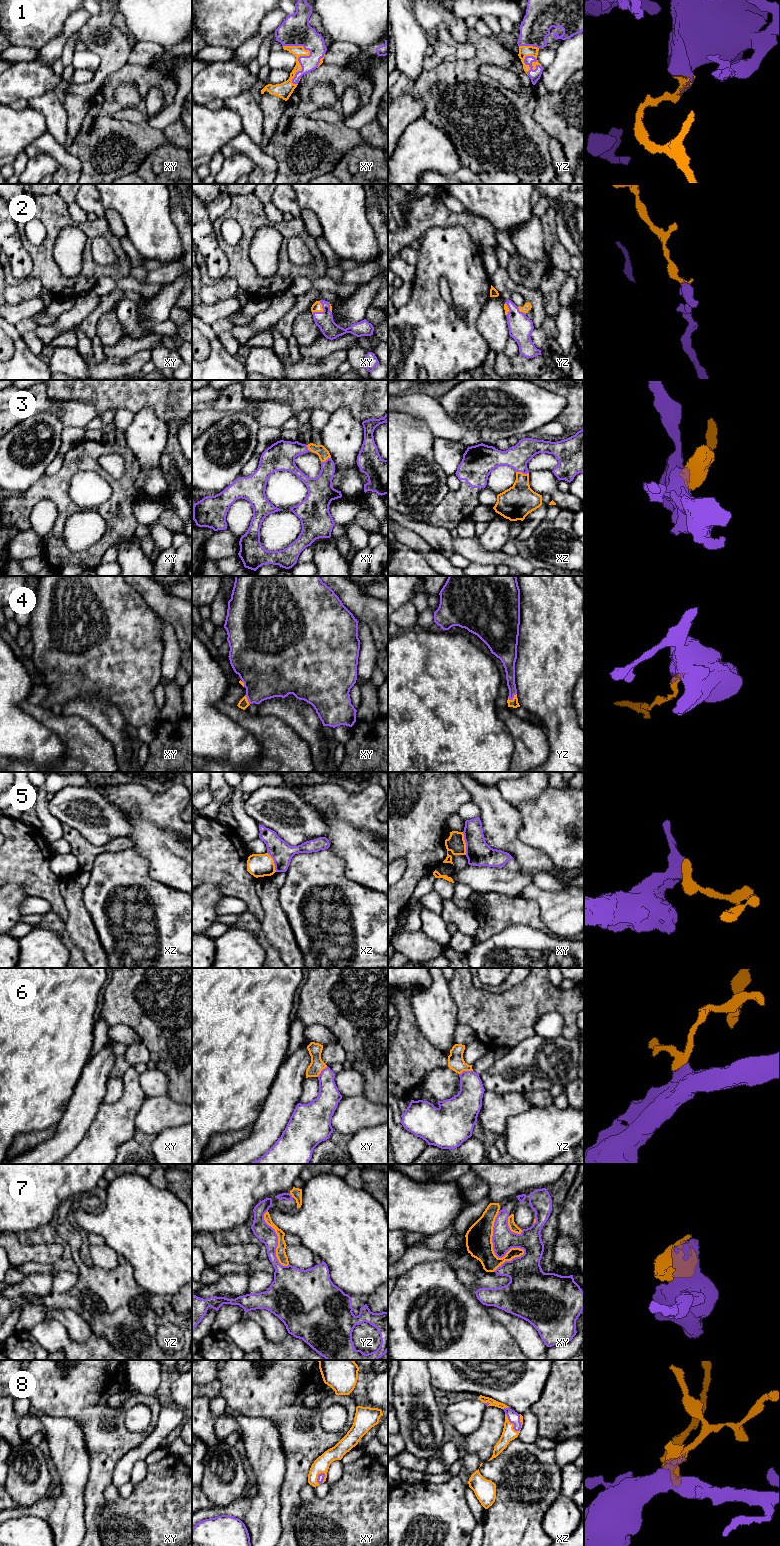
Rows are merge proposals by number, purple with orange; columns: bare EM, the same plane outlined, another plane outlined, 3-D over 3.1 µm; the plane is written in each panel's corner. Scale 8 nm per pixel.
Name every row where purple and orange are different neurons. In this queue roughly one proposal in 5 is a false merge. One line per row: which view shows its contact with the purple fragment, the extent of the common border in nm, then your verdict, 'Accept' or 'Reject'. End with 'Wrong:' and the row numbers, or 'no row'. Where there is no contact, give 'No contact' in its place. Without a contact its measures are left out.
1: Touches purple in xy. Shared border 340 nm. Accept
2: Touches purple in xy. Shared border 120 nm. Accept
3: Touches purple in xz. Shared border 110 nm. Accept
4: Touches purple in yz. Shared border 90 nm. Accept
5: Touches purple in xy. Shared border 190 nm. Reject
6: Touches purple in yz. Shared border 120 nm. Reject
7: Touches purple in xy. Shared border 480 nm. Reject
8: Touches purple in xz. Shared border 190 nm. Accept
Wrong: 5, 6, 7

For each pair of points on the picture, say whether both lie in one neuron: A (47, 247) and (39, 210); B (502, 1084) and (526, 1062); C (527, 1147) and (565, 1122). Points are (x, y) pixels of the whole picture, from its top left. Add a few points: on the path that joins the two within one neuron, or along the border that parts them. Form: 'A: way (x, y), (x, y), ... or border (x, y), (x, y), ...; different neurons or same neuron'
A: way (50, 238), (50, 221), (48, 219); same neuron
B: way (510, 1083), (518, 1078), (520, 1070); same neuron
C: way (536, 1138), (546, 1129), (556, 1129); same neuron

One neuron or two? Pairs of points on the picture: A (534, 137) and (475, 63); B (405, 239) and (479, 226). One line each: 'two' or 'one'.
A: one
B: one

